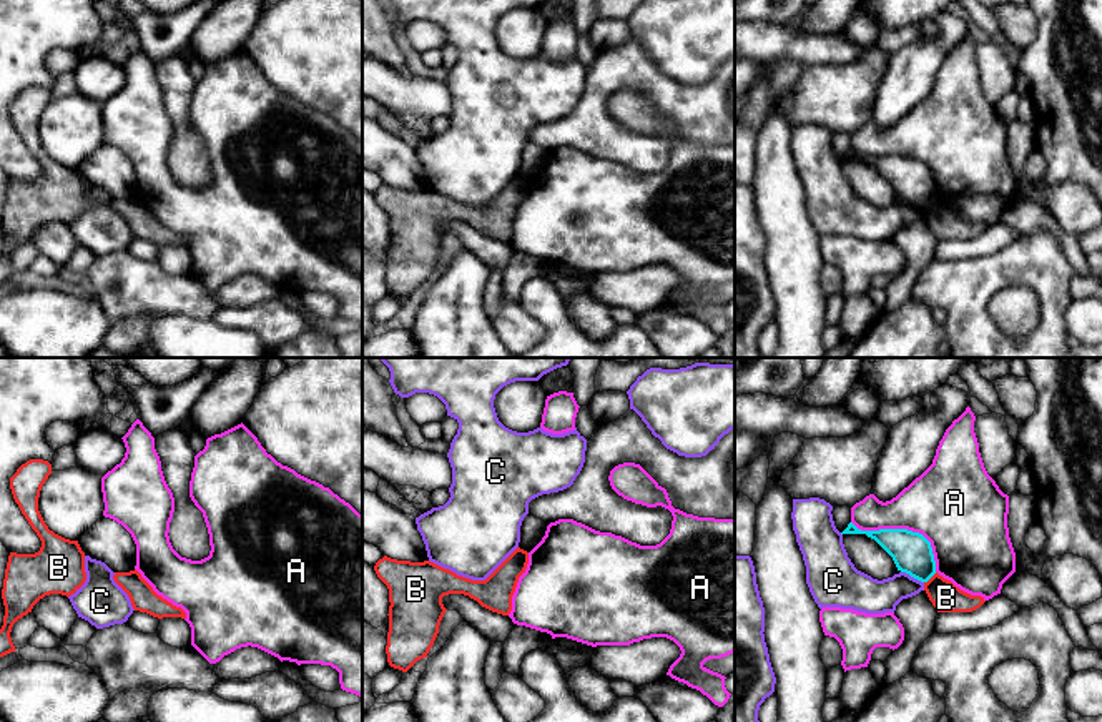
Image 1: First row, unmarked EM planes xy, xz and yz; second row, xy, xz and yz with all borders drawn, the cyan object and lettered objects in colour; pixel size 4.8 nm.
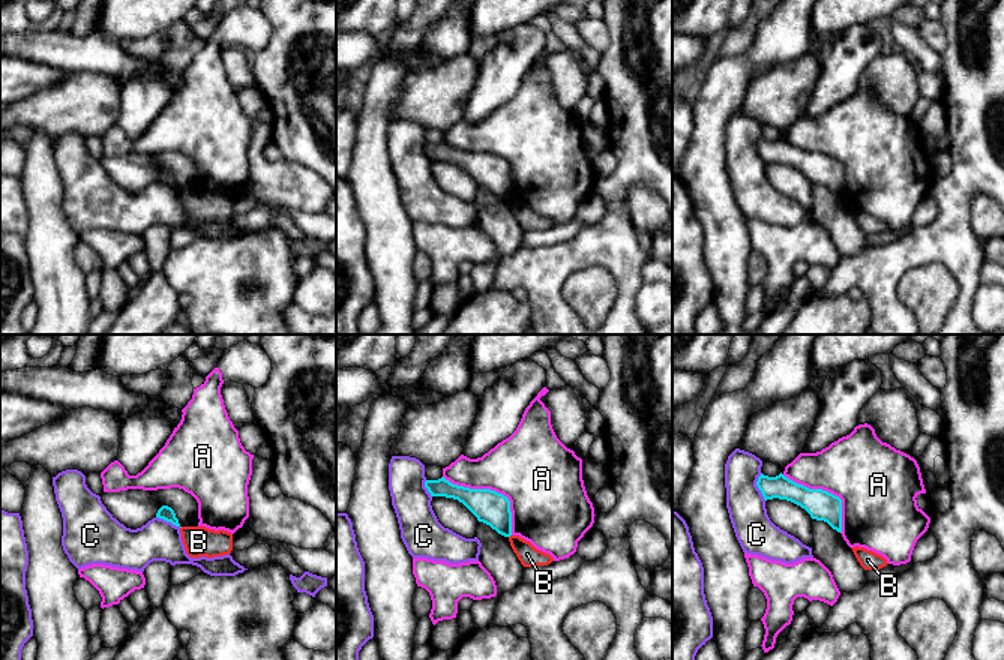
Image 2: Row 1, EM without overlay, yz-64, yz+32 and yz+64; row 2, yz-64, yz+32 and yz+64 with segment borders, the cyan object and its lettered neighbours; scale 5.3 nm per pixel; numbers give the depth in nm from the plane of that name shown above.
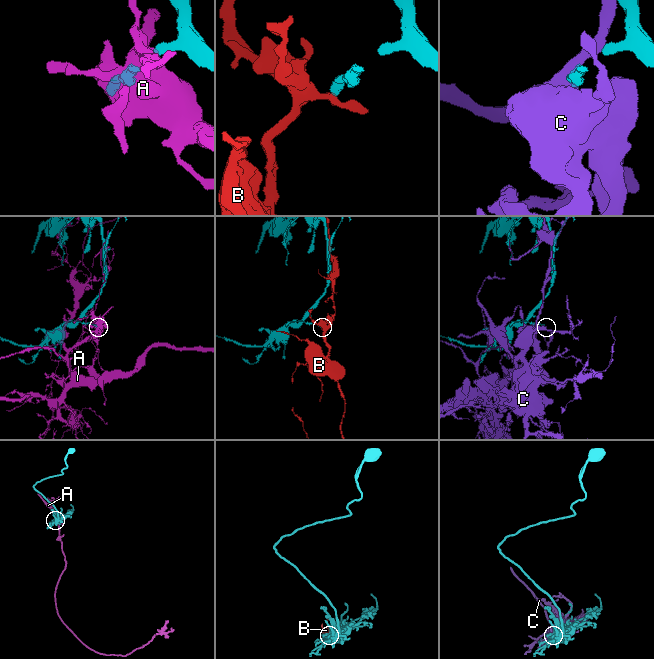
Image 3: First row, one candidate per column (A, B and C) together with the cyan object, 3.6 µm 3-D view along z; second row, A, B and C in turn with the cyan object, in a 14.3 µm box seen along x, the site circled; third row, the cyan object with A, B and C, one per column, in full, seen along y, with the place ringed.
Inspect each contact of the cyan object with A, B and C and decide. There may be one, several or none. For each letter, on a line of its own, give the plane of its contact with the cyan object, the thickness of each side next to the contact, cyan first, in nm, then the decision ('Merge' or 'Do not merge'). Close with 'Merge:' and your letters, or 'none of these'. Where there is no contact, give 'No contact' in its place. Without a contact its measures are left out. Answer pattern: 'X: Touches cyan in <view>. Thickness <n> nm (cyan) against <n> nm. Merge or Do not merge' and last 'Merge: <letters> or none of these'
A: Touches cyan in yz. Thickness 190 nm (cyan) against 400 nm. Do not merge
B: Touches cyan in yz. Thickness 190 nm (cyan) against 140 nm. Do not merge
C: Touches cyan in yz. Thickness 190 nm (cyan) against 180 nm. Do not merge
Merge: none of these

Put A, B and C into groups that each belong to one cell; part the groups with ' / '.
A / B / C

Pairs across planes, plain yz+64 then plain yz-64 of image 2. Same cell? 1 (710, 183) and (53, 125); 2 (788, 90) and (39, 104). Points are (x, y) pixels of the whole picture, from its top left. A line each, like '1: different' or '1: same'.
1: different
2: same

